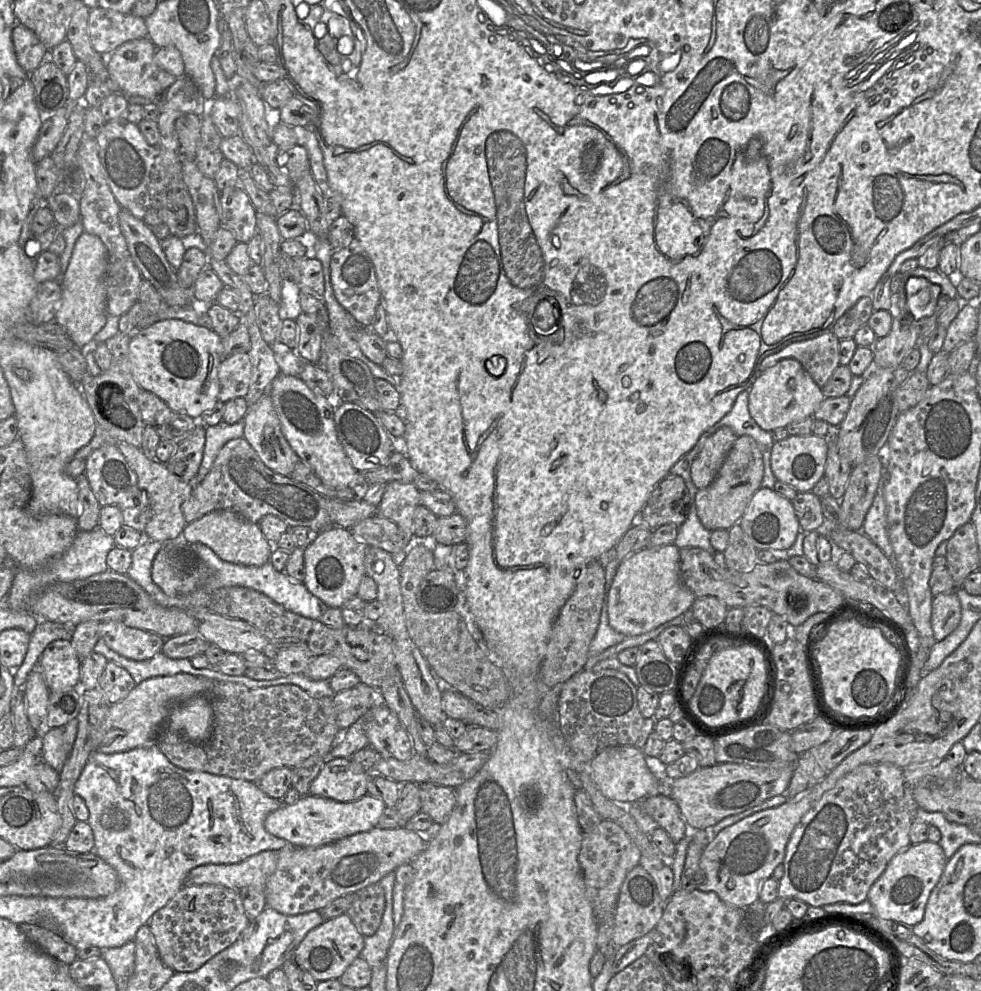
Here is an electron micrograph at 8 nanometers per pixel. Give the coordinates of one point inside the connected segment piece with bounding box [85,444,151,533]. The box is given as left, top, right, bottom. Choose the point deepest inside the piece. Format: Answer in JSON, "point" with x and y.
{"point":[113,482]}

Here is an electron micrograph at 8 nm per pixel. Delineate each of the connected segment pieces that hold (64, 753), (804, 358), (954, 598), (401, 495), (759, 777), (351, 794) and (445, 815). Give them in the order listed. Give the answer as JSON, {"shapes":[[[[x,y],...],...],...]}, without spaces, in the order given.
{"shapes":[[[[74,718],[62,727],[44,730],[42,734],[36,734],[35,737],[41,737],[41,758],[54,770],[59,772],[67,760],[70,751],[74,745],[78,731],[78,720]]],[[[824,333],[813,339],[792,342],[762,361],[762,371],[782,359],[792,358],[801,363],[816,384],[822,388],[839,364],[839,339]]],[[[955,591],[941,593],[933,597],[931,626],[936,641],[950,635],[961,620],[961,604]]],[[[387,483],[378,514],[393,521],[400,530],[399,552],[391,554],[397,566],[404,562],[410,549],[410,540],[414,536],[414,513],[419,505],[420,491],[413,483]]],[[[717,763],[710,767],[699,767],[685,777],[670,780],[669,797],[679,806],[688,827],[704,830],[728,816],[785,793],[793,773],[793,766],[764,769],[738,763]]],[[[350,758],[326,759],[318,776],[312,781],[309,795],[338,802],[352,802],[367,793],[370,773],[357,766]]],[[[422,783],[419,784],[419,795],[421,811],[440,825],[449,818],[456,805],[455,789],[451,787]]]]}

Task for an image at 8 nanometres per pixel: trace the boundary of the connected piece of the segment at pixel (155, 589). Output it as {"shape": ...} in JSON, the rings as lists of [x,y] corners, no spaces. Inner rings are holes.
{"shape":[[[144,539],[132,551],[132,564],[127,572],[128,577],[138,583],[158,604],[164,607],[189,608],[189,602],[183,597],[166,595],[152,579],[152,565],[156,555],[165,547],[166,542]]]}

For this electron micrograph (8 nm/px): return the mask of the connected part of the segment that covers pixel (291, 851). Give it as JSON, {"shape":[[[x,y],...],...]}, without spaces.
{"shape":[[[374,827],[315,848],[287,845],[279,850],[276,869],[264,887],[266,904],[285,915],[321,911],[335,899],[379,883],[399,866],[413,863],[428,842],[406,827]]]}

